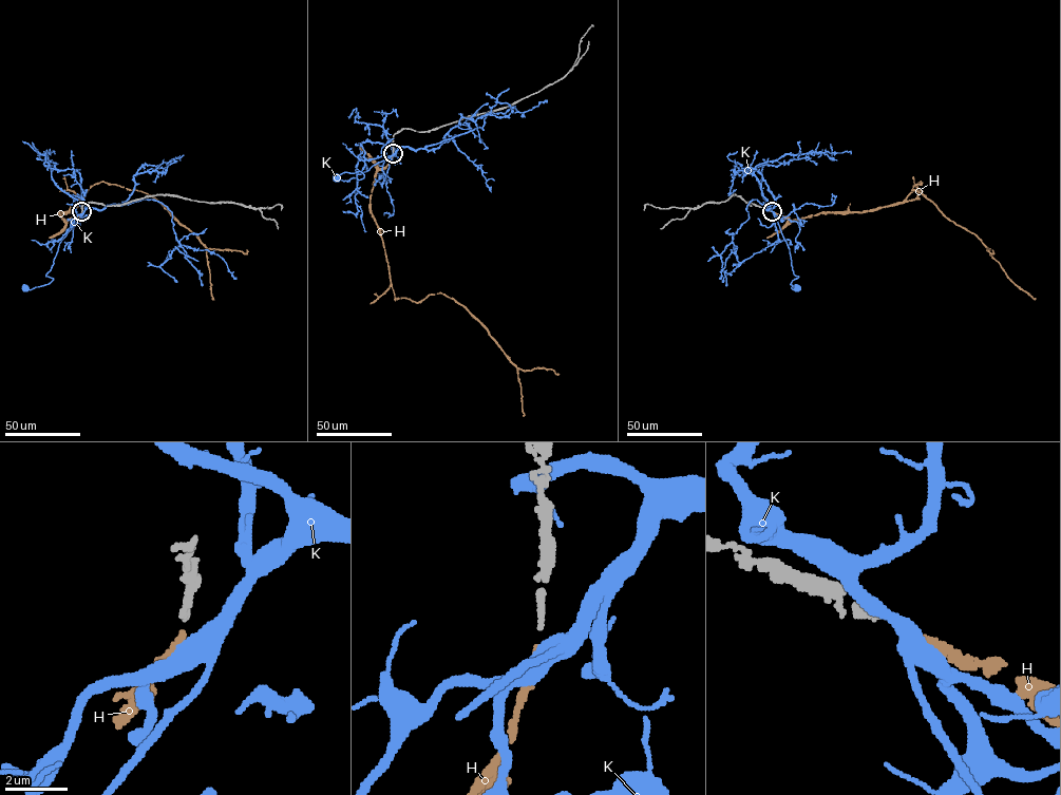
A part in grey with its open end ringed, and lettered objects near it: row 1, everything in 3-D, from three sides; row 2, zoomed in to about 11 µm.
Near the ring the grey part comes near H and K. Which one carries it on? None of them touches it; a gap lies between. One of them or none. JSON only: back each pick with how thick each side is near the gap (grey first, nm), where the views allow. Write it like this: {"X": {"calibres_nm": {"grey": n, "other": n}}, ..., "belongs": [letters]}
{"H": {"calibres_nm": {"grey": 190, "other": 220}}, "belongs": ["H"]}

